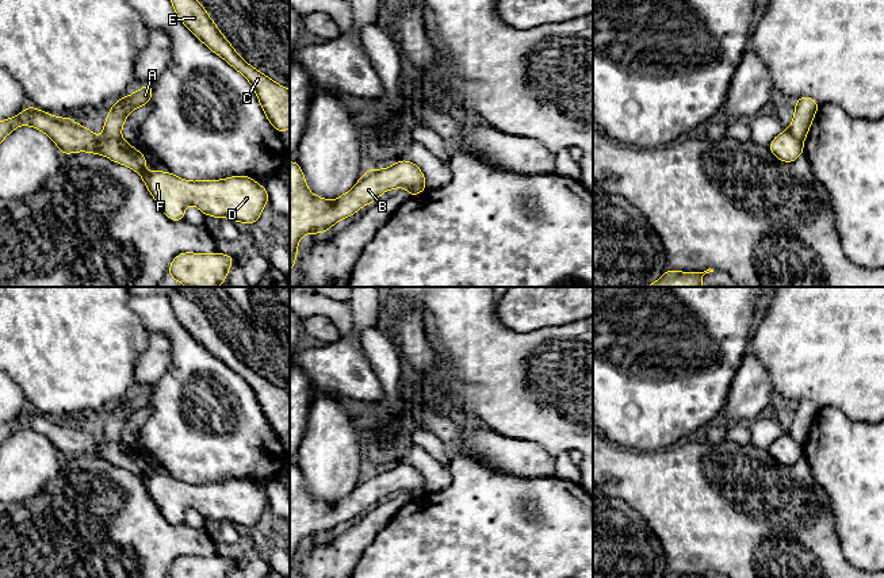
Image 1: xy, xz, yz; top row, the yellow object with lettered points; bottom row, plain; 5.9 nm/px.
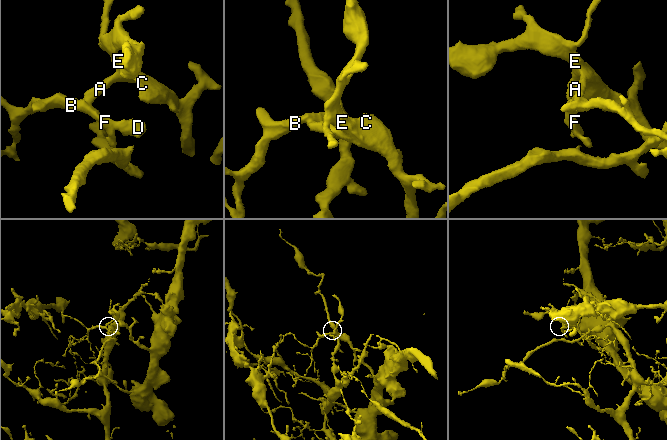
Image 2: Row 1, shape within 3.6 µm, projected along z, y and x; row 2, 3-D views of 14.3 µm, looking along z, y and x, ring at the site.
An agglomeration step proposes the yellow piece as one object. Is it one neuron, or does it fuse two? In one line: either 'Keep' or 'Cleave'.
Cleave

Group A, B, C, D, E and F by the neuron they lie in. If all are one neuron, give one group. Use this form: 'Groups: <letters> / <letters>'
Groups: A C E / B D F

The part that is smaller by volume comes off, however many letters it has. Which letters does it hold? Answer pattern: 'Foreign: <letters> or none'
Foreign: B, D, F

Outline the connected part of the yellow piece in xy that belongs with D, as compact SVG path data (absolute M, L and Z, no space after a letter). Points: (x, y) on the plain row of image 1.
M27 409L19 418L0 425L0 445L16 430L27 428L50 440L62 458L89 455L138 475L150 498L171 524L184 523L185 509L194 508L204 518L256 527L269 505L267 493L248 479L225 483L183 483L171 475L146 475L145 459L122 441L96 440L73 421L58 421Z

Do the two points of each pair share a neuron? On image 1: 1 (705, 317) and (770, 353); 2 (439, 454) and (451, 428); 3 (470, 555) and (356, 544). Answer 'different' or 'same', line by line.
1: different
2: different
3: different

